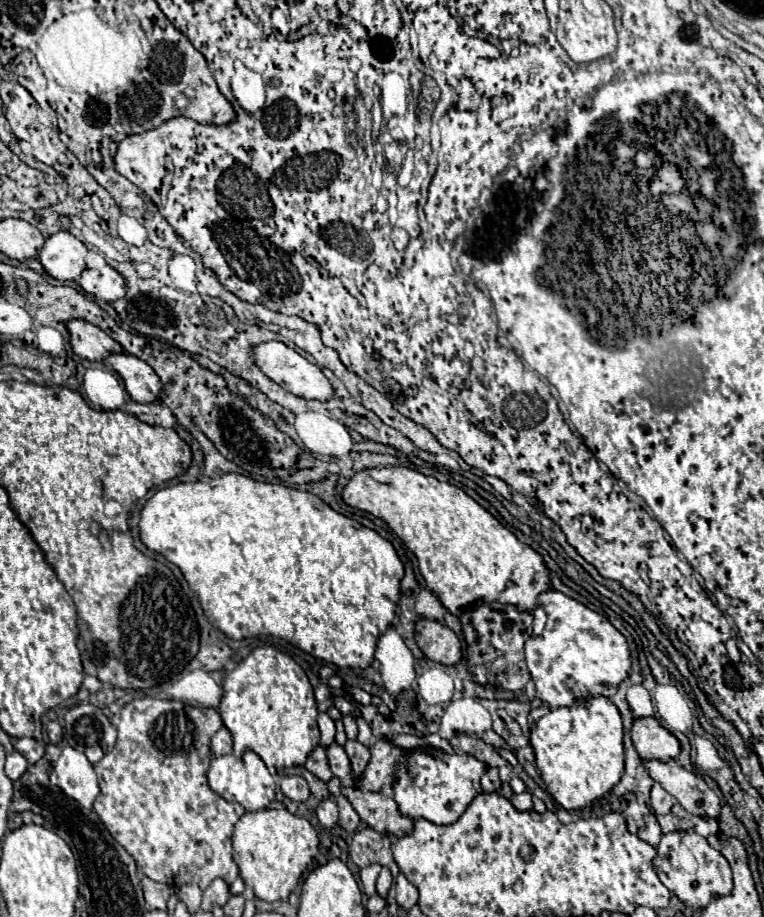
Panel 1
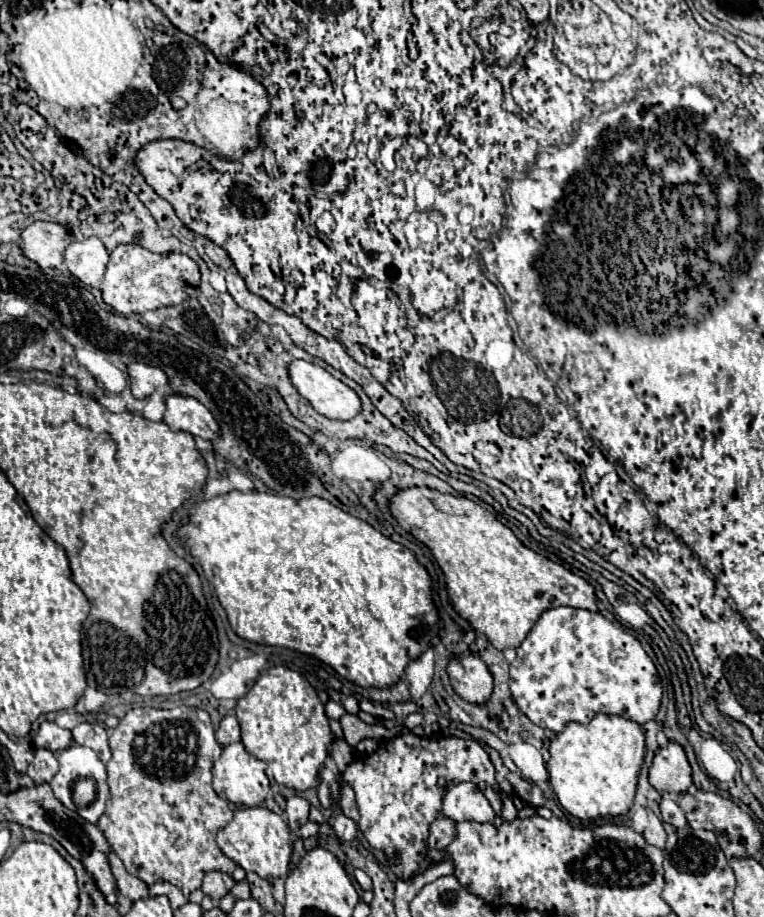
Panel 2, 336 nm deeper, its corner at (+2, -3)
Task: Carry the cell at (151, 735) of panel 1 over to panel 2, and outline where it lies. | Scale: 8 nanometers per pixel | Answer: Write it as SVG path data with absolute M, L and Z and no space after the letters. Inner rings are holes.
M178 706L172 710L132 708L120 724L110 730L110 750L112 760L106 764L110 800L106 802L106 812L98 820L98 828L116 856L124 862L126 870L146 884L166 880L178 886L184 896L200 888L206 872L218 870L232 874L236 864L226 858L216 844L216 832L230 822L232 810L212 788L212 764L218 760L222 748L214 738L208 712L192 706Z

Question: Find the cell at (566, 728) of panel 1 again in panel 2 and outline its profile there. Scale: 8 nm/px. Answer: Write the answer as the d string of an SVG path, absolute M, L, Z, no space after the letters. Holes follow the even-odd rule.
M596 714L588 724L570 722L550 740L550 786L560 804L580 820L622 816L634 802L644 754L644 732L636 722L608 714Z

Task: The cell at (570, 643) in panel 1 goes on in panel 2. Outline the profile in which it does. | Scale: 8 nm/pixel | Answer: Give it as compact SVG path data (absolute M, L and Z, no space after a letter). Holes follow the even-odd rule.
M558 606L546 610L510 664L510 692L518 708L538 726L562 732L568 722L586 724L594 714L618 714L646 724L660 710L658 670L642 644L600 612Z

